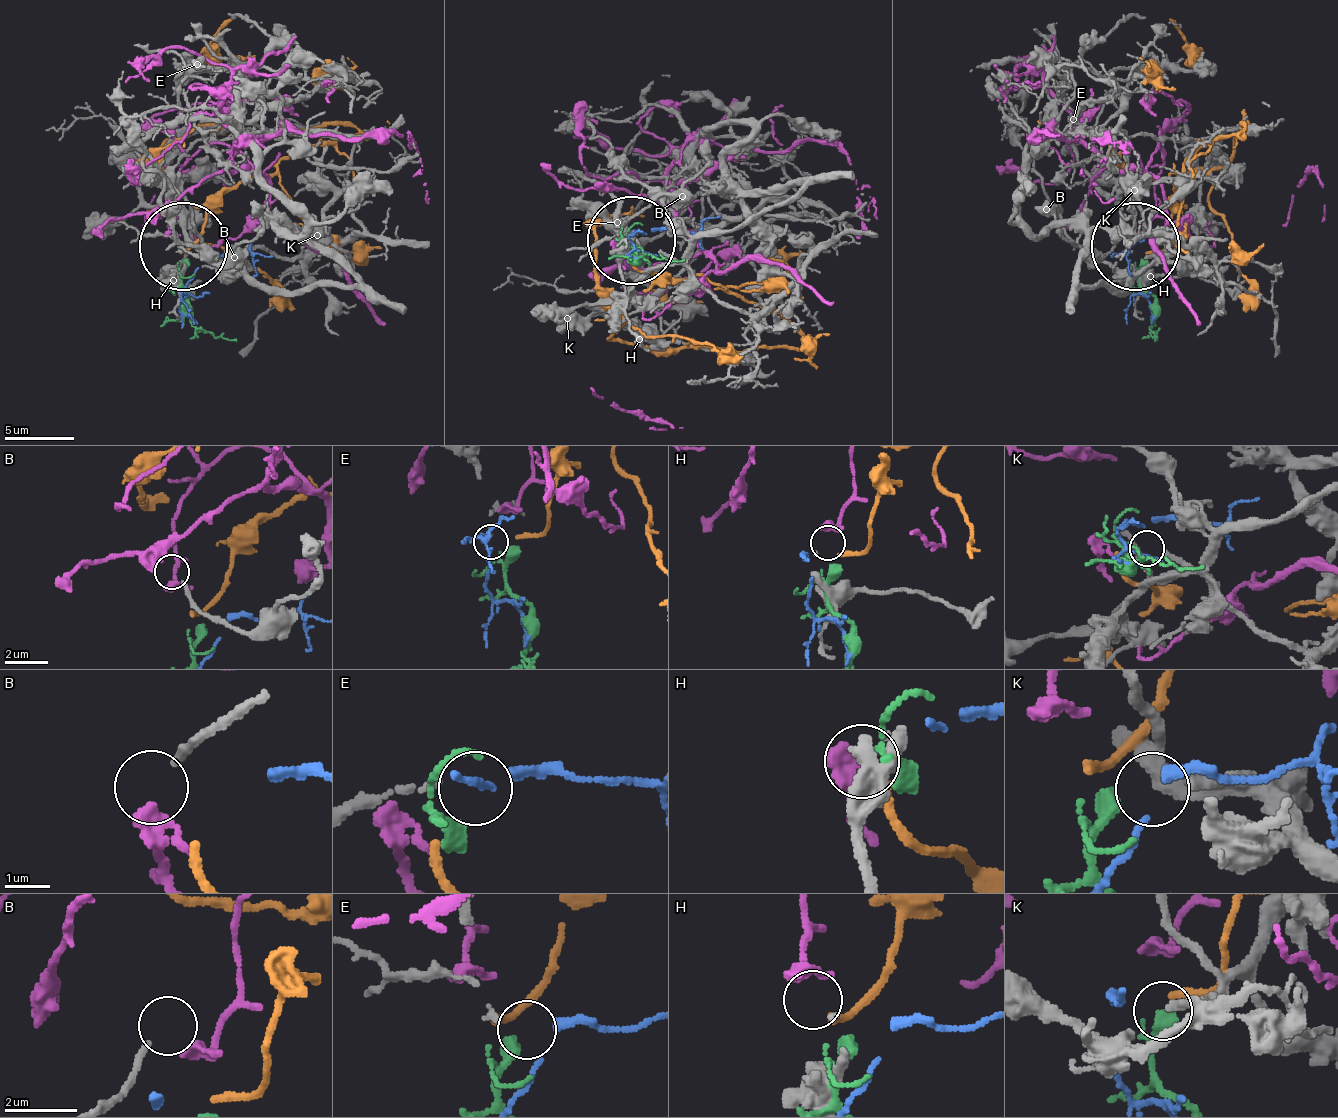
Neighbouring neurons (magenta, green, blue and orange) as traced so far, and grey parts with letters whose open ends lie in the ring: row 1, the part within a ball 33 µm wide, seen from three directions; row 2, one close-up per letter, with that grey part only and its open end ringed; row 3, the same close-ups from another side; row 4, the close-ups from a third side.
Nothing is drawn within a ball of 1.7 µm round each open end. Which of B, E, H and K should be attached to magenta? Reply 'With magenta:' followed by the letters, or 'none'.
With magenta: H

